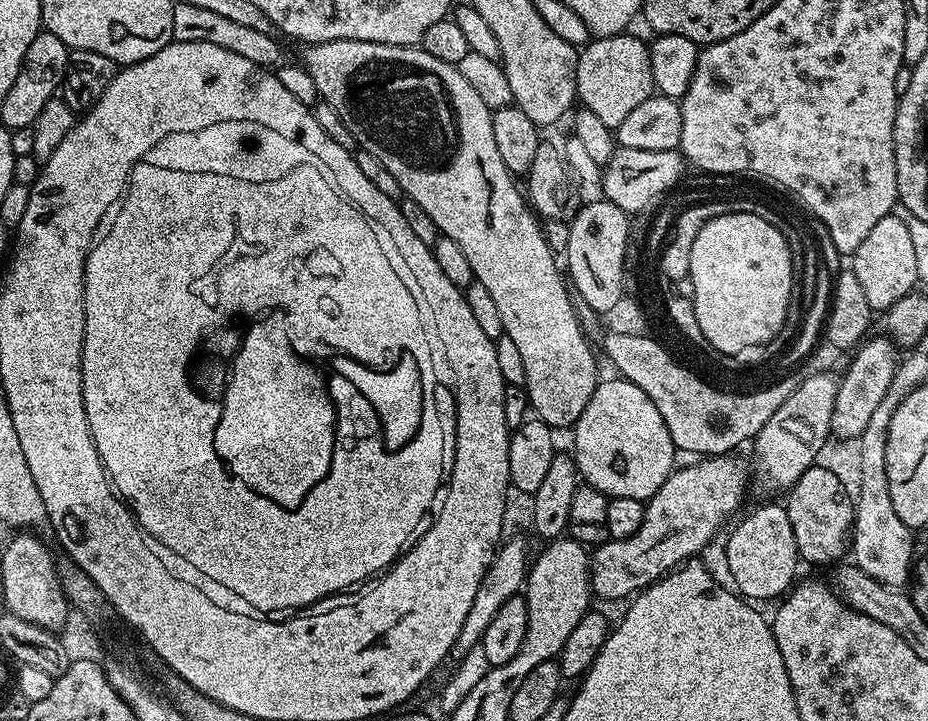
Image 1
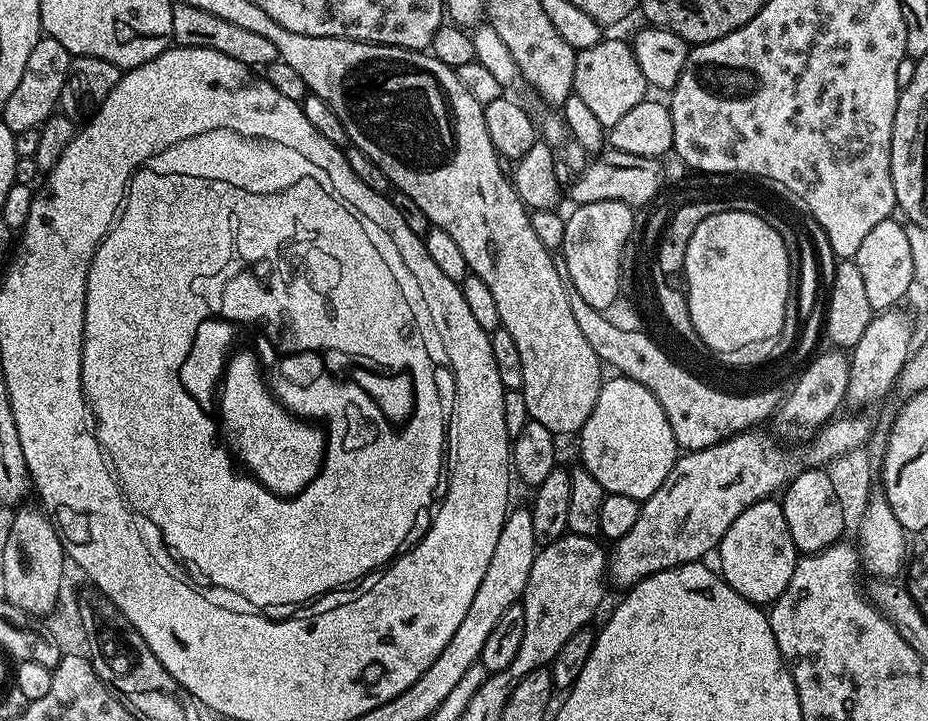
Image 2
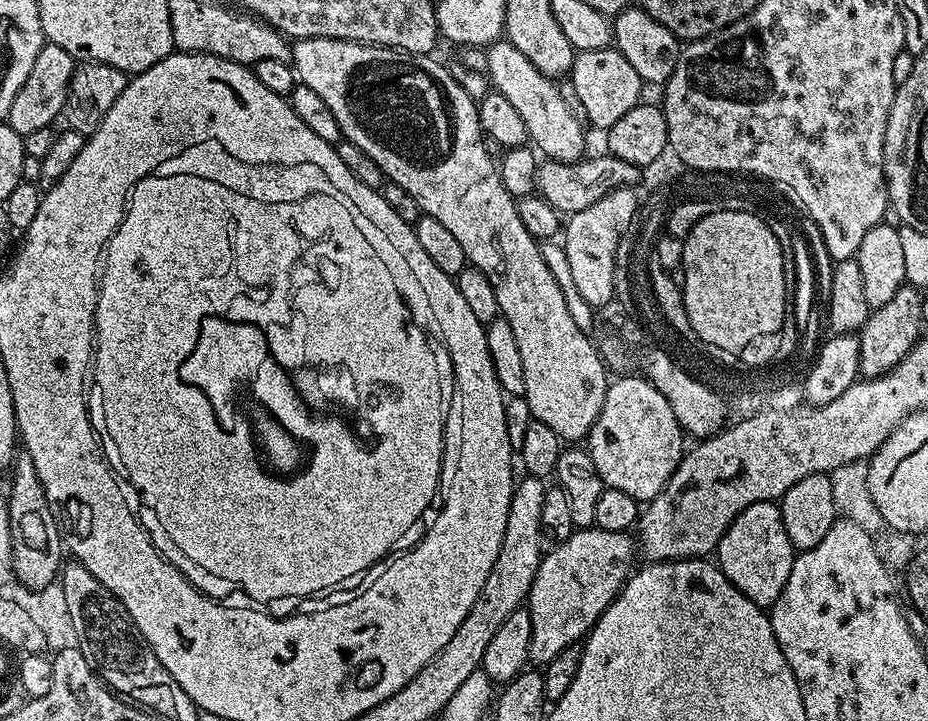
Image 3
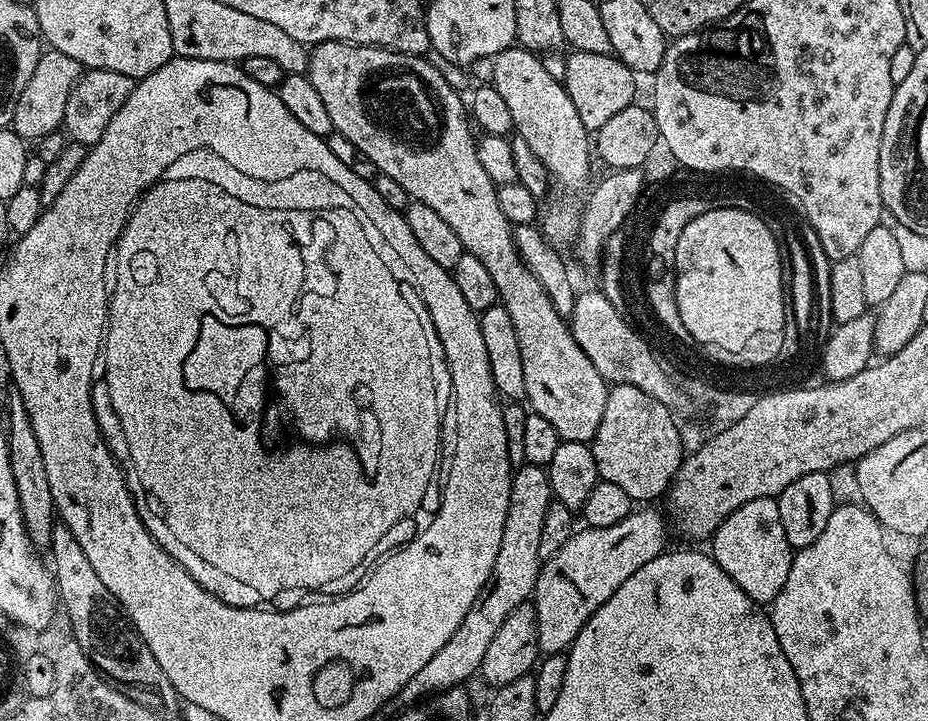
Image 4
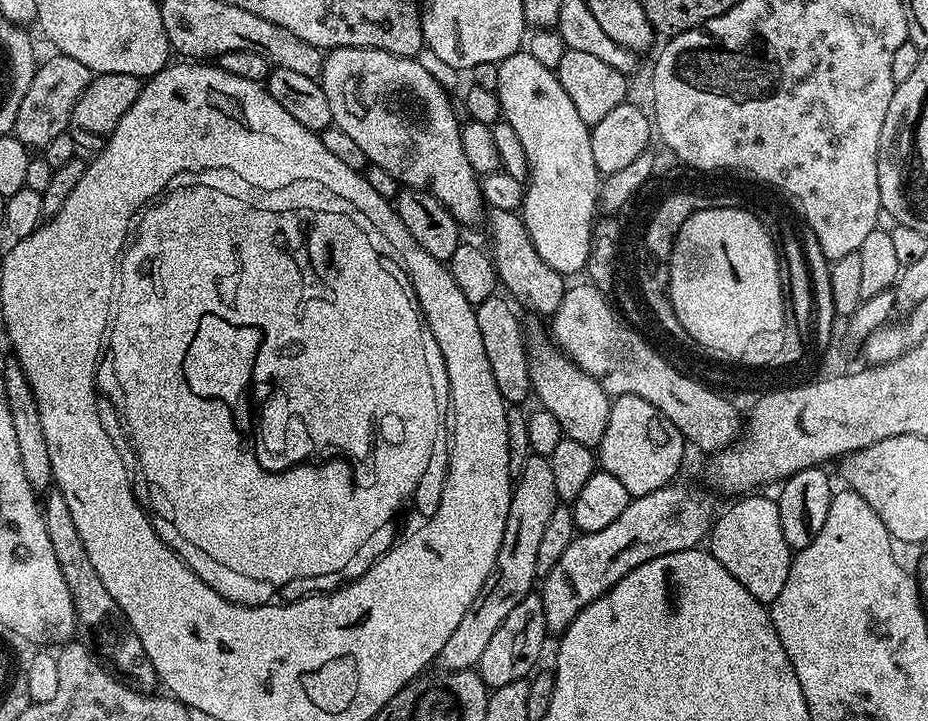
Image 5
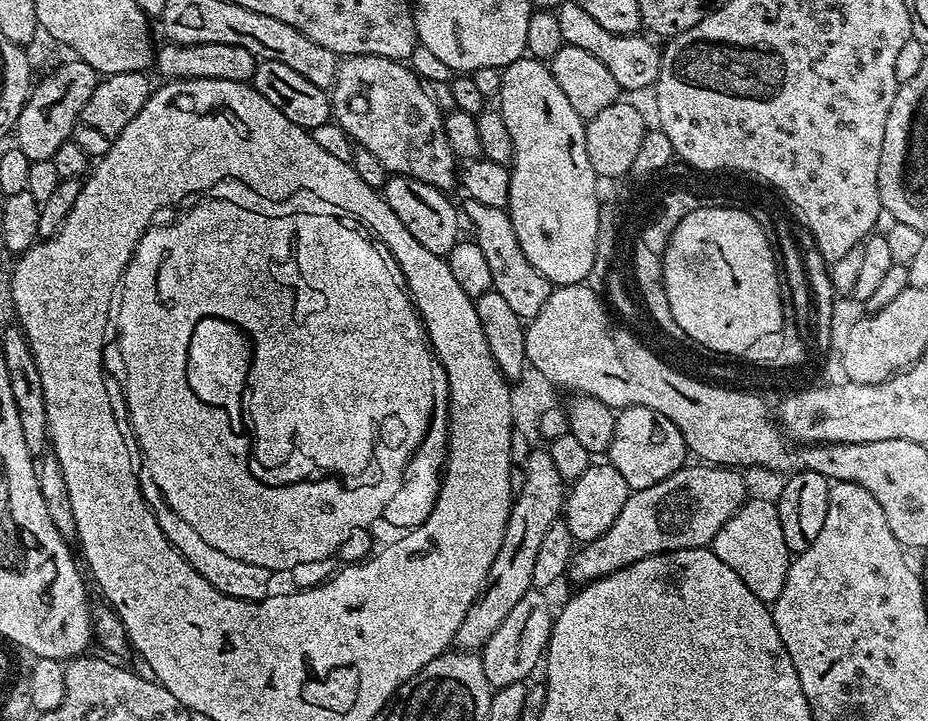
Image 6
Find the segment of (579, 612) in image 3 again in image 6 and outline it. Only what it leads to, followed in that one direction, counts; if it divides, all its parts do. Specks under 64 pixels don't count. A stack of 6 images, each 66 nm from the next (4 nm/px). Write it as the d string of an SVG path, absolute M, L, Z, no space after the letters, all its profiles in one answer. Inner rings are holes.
M685 466L654 486L635 489L610 530L573 551L567 579L572 579L576 586L591 585L593 580L629 568L642 558L683 548L709 547L718 530L749 499L750 492L735 467L696 467L700 468Z

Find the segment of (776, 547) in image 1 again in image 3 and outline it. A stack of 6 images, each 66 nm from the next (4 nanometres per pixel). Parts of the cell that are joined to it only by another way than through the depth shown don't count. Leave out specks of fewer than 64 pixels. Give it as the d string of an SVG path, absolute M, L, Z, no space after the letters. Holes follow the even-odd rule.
M759 500L746 506L746 510L742 510L742 514L738 514L731 526L720 535L714 556L729 582L742 590L750 602L762 609L771 606L778 594L782 594L797 558L790 534L786 534L786 526L782 522L779 503Z

